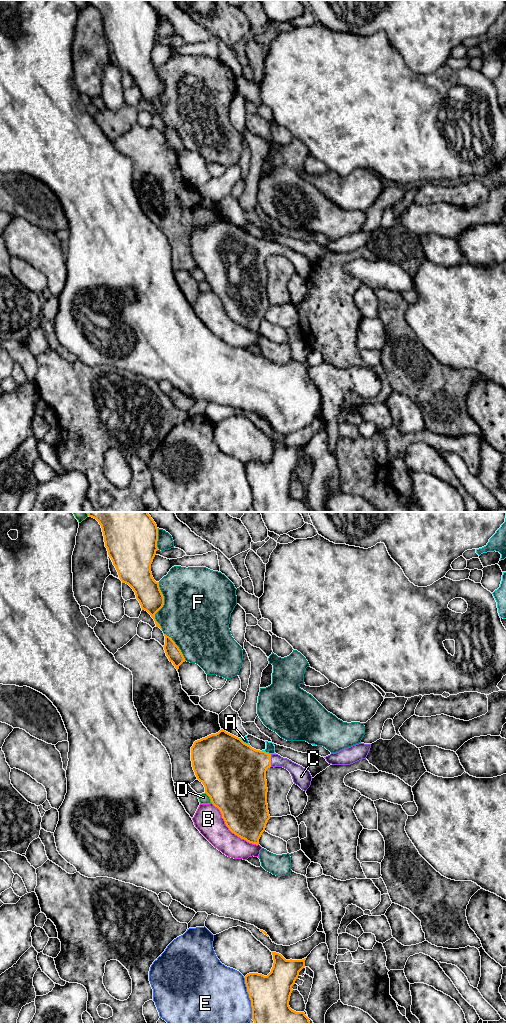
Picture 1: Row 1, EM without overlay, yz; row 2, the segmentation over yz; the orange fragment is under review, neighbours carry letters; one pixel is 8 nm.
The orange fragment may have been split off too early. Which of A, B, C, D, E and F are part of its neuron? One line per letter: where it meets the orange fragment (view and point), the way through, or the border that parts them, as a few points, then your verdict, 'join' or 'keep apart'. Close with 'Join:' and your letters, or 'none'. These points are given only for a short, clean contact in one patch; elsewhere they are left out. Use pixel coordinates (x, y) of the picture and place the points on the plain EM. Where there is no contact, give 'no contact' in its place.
A: meets orange in yz at (265, 240); border along yz (262, 238), (270, 242); keep apart
B: meets orange in yz at (230, 318); keep apart
C: meets orange in yz at (270, 248); runs through yz (241, 258), (256, 250), (270, 248), (284, 250), (298, 261); join
D: meets orange in yz at (209, 284); keep apart
E: meets orange in yz at (249, 485); keep apart
F: meets orange in yz at (162, 94); keep apart
Join: C

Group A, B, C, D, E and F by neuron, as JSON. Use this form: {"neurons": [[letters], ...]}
{"neurons": [["A"], ["B"], ["C"], ["D"], ["E"], ["F"]]}

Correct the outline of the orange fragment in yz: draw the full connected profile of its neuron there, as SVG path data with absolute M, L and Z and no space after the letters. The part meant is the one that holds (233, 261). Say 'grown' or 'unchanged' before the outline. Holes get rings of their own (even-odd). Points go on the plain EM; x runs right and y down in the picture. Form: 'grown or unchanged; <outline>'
grown; M221 217L216 222L197 228L191 235L192 255L197 267L204 273L205 281L217 295L229 318L252 332L259 332L270 307L267 292L266 259L270 255L287 257L294 272L307 279L312 264L302 254L278 242L269 242L252 236L240 226Z

